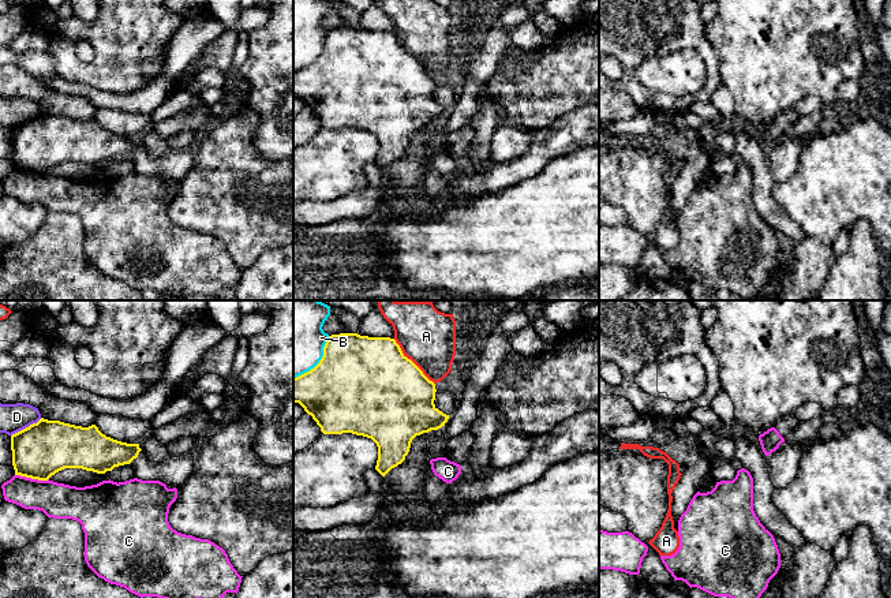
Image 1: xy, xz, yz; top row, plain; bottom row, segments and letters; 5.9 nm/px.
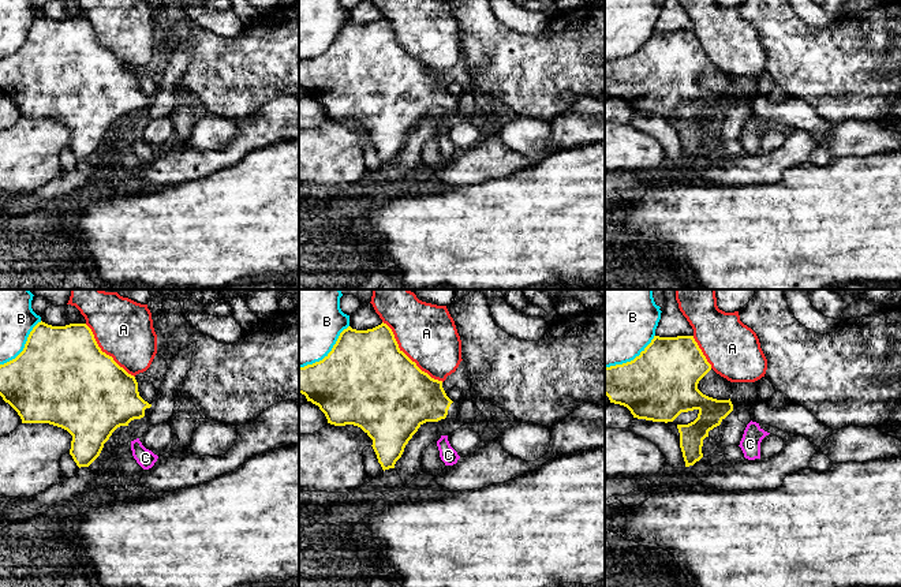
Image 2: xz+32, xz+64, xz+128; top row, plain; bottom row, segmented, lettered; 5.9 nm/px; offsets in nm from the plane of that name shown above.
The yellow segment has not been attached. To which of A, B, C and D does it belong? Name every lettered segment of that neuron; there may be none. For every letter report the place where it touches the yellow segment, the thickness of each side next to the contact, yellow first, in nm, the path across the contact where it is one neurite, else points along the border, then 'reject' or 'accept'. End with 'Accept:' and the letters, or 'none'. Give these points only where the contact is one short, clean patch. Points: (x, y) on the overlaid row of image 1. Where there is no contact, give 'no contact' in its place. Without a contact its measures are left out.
A: xz (412, 362) | 500/340 nm | reject
B: xz (319, 362) | 500/360 nm | reject
C: xy (32, 478) | 320/200 nm | reject
D: xy (26, 428) | 320/160 nm | along xy (41, 418), (11, 436) | reject
Accept: none

